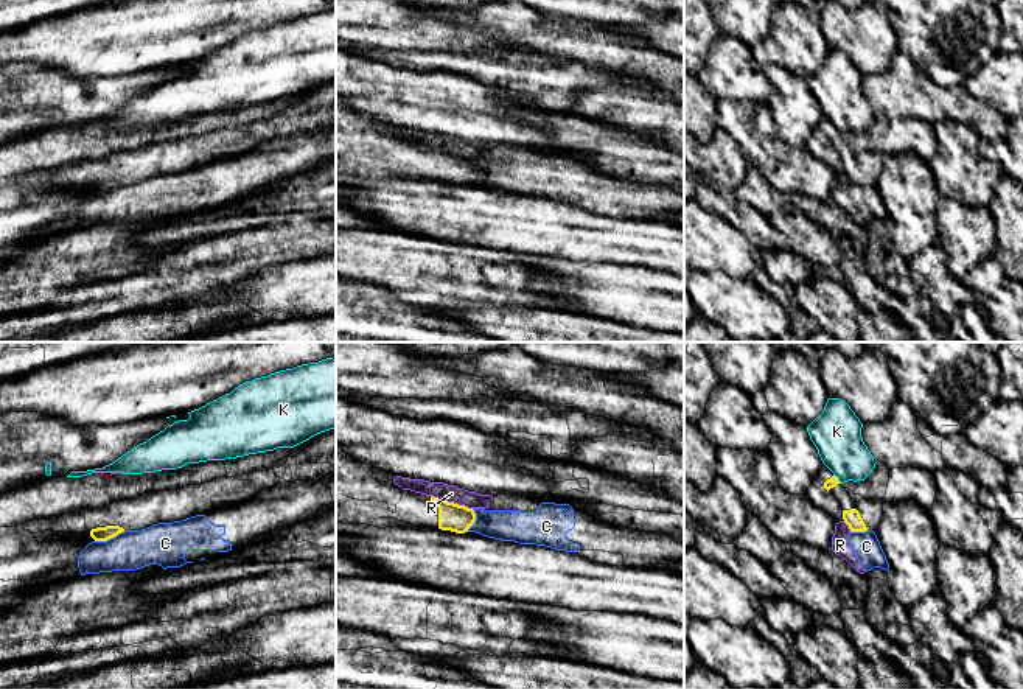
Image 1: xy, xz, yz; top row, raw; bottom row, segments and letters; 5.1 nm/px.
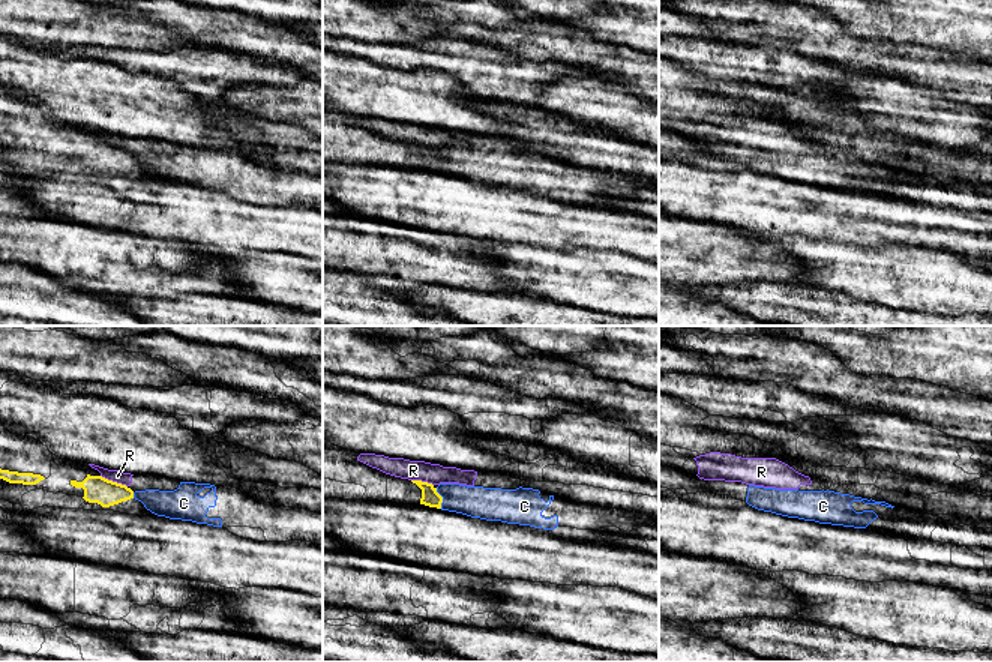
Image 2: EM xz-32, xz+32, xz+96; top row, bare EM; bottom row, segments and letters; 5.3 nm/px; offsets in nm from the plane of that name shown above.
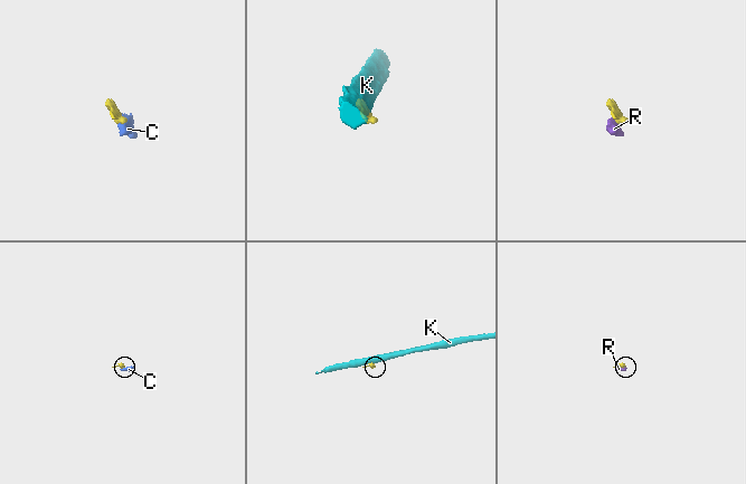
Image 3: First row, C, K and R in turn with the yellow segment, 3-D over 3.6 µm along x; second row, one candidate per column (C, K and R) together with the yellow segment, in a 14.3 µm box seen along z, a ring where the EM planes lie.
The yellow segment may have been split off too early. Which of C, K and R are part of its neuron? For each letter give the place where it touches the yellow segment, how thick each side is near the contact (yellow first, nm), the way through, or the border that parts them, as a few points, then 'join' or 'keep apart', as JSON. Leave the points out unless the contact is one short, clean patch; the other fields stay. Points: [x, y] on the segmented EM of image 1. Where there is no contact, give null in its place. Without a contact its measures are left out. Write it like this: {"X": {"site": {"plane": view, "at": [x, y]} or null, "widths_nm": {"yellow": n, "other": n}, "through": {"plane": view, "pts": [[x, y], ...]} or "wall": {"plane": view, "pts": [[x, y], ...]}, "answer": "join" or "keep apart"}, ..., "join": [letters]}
{"C": {"site": {"plane": "xy", "at": [109, 538]}, "widths_nm": {"yellow": 80, "other": 200}, "wall": {"plane": "xy", "pts": [[125, 531], [95, 542]]}, "answer": "keep apart"}, "K": {"site": {"plane": "yz", "at": [837, 479]}, "widths_nm": {"yellow": 50, "other": 260}, "answer": "keep apart"}, "R": {"site": {"plane": "xz", "at": [451, 503]}, "widths_nm": {"yellow": 140, "other": 90}, "wall": {"plane": "xz", "pts": [[431, 495], [471, 509]]}, "answer": "keep apart"}, "join": []}

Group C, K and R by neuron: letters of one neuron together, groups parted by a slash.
C R / K

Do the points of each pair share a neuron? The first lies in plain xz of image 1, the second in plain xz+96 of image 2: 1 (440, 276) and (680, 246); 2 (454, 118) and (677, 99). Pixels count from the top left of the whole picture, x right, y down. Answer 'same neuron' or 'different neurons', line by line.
1: same neuron
2: same neuron

